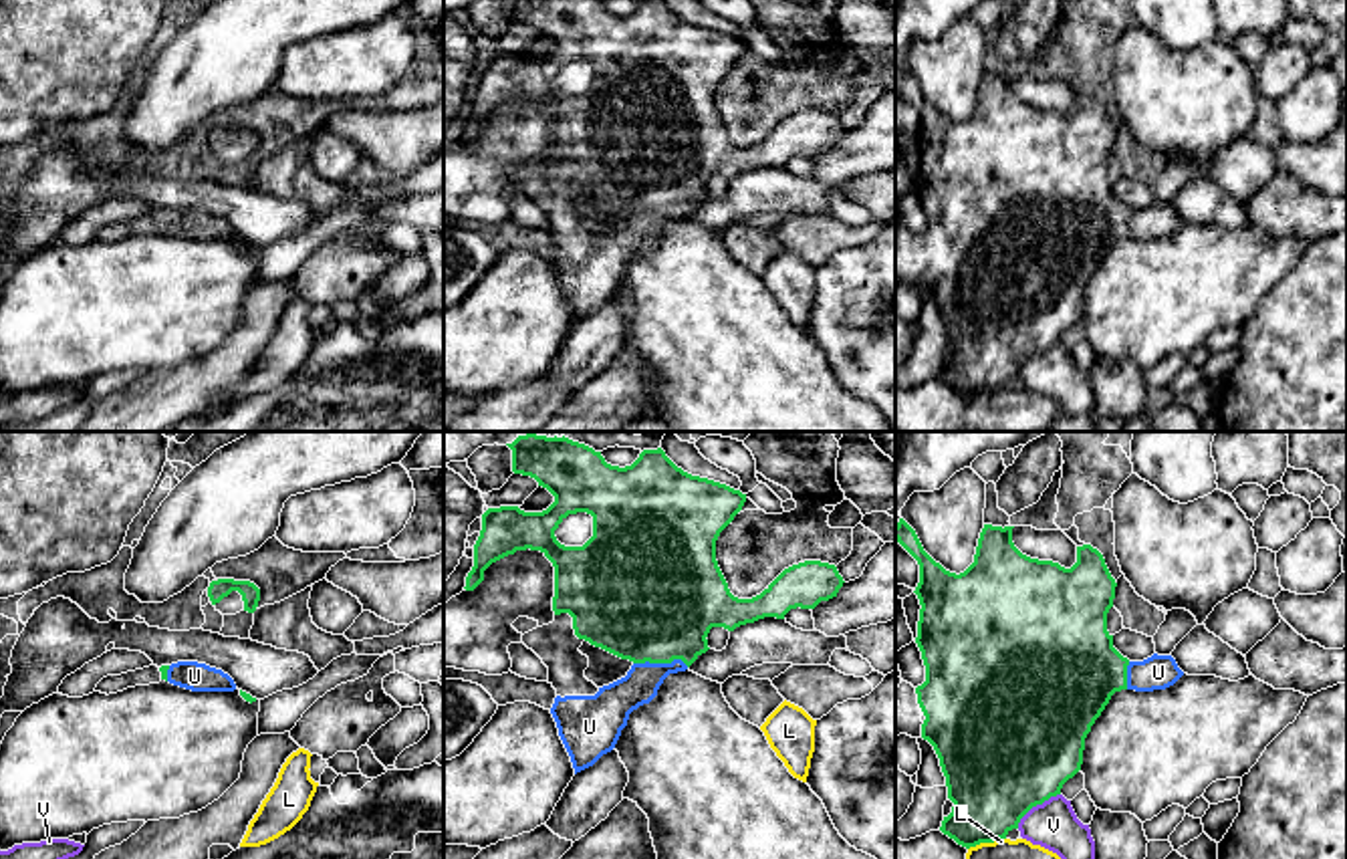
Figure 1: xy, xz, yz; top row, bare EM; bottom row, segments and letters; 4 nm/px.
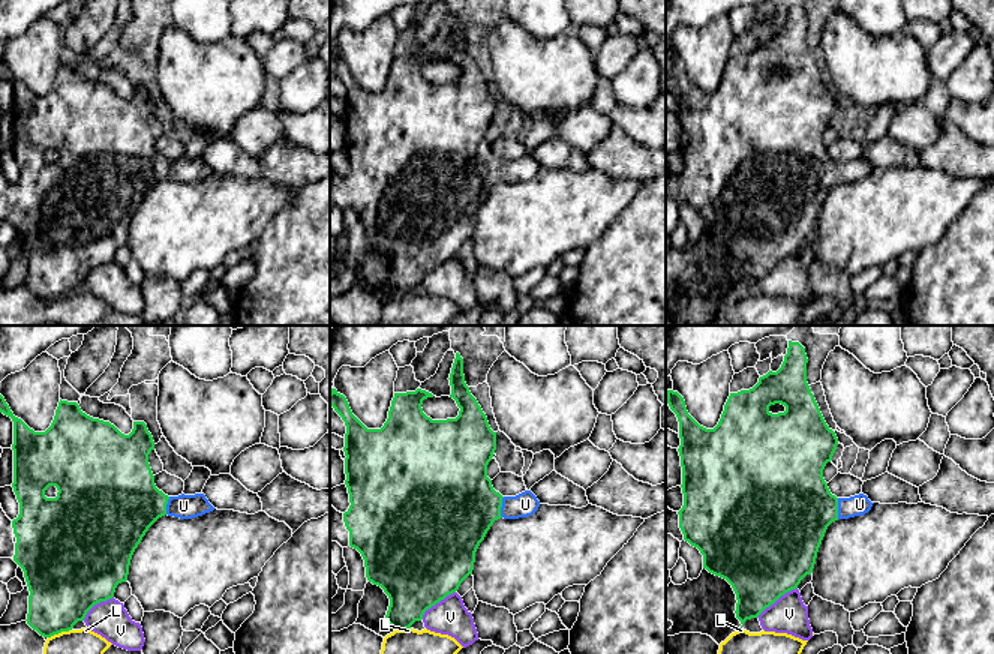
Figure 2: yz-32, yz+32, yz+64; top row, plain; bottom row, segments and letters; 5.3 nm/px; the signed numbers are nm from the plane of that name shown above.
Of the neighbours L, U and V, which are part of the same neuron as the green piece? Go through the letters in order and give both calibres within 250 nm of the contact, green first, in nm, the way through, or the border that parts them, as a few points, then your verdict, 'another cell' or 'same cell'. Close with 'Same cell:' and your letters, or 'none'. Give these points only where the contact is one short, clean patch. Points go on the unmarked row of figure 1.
L: 380 nm thick on the green side, 340 nm on the other; border along yz (1005, 386), (993, 392), (976, 392), (968, 398); another cell
U: 500 nm thick on the green side, 150 nm on the other; runs through xz (656, 148), (662, 210), (614, 251); same cell
V: 500 nm thick on the green side, 190 nm on the other; border along yz (1059, 341), (1037, 351), (1017, 376); another cell
Same cell: U

